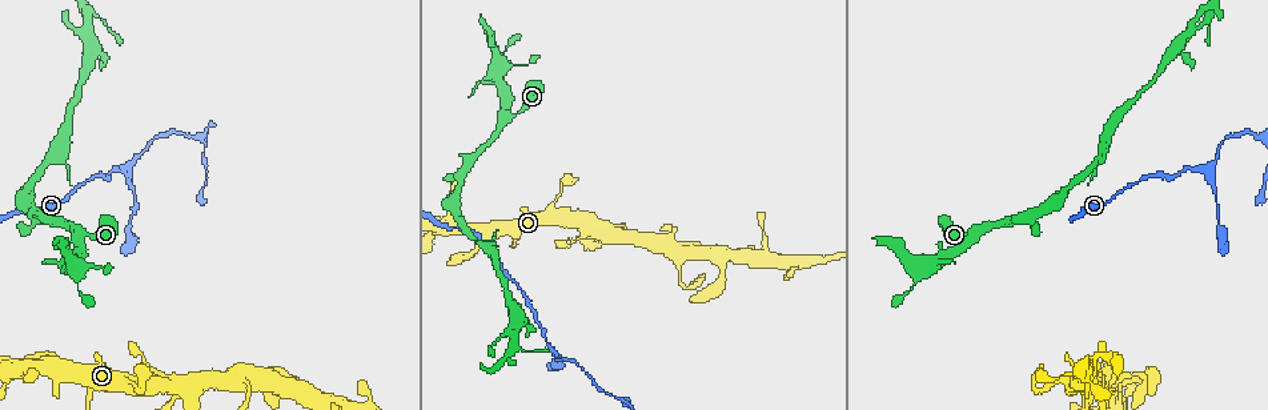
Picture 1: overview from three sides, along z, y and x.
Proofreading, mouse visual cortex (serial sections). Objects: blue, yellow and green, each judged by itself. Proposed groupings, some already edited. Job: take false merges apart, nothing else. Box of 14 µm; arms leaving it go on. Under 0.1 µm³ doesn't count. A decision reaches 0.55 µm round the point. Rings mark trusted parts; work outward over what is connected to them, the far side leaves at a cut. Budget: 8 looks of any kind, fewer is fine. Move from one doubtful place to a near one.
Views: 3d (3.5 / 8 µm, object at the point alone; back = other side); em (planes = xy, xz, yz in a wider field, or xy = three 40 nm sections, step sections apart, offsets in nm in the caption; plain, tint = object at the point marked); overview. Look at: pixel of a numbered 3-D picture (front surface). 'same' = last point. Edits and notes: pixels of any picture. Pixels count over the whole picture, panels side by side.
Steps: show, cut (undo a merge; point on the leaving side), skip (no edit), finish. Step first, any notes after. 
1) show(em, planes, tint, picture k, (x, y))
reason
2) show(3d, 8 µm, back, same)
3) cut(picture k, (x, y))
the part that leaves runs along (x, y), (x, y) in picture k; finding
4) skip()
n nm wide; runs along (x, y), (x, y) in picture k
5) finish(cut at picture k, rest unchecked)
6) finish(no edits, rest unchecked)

show(3d, 8 µm, back, picture 1, (972, 235))
three-way junction

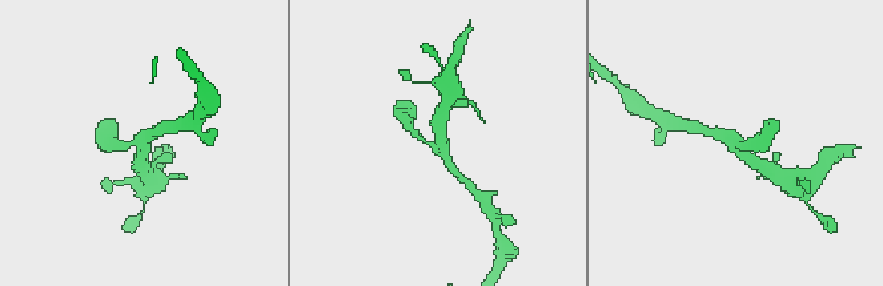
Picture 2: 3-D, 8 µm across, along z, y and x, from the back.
show(3d, 3.5 µm, back, picture 2, (433, 146))

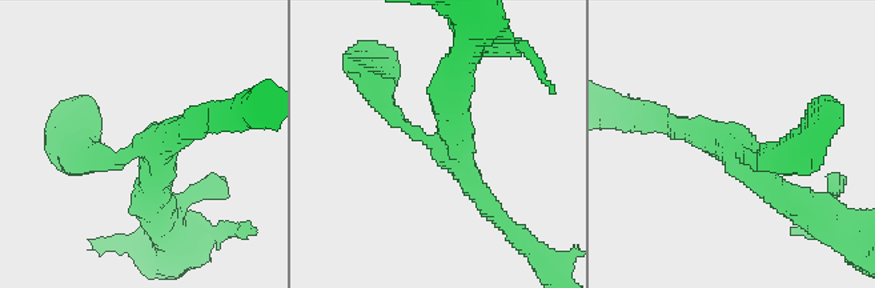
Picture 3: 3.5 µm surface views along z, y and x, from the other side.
skip()
arms of 250, 300, 400 nm; all the same cell

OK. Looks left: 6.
show(3d, 3.5 µm, picture 1, (125, 171))
arms part here

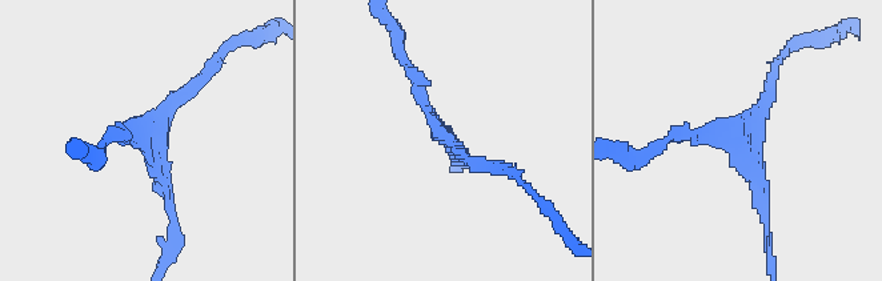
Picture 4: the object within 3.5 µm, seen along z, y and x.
show(em, xy, step 3, tint, picture 4, (443, 132))
3 arms; arms of 150, 150, 150 nm

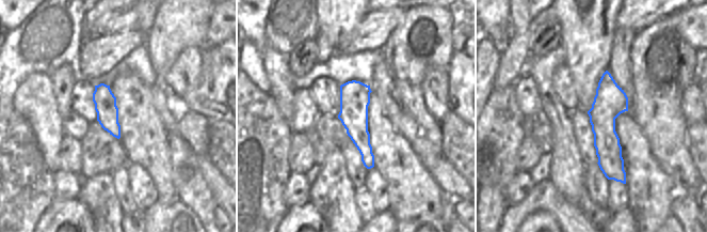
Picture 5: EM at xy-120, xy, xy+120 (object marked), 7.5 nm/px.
skip()
220 nm wide; runs along (606, 75), (606, 141), (620, 178) in picture 5; one cell here

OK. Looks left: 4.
show(3d, 3.5 µm, picture 1, (680, 259))
abrupt turn

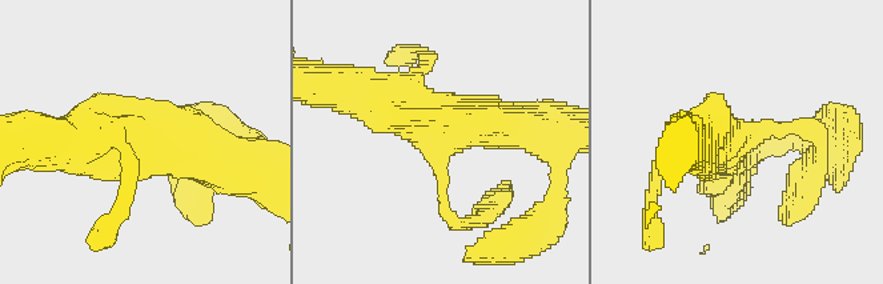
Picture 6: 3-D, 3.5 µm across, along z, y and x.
show(em, planes, tint, picture 6, (746, 132))
4 arms; arms of 150, 150, 500, 600 nm; now the EM

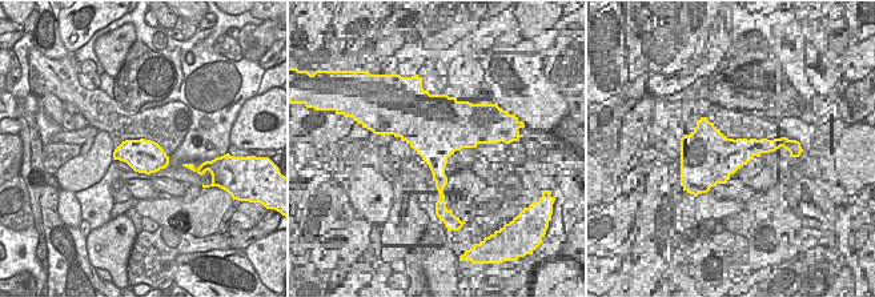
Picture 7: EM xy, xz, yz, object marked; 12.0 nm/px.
skip()
420 nm wide; runs along (356, 94), (421, 118), (524, 127) in picture 6; one cell here

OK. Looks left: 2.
finish(no edits, rest unchecked)

